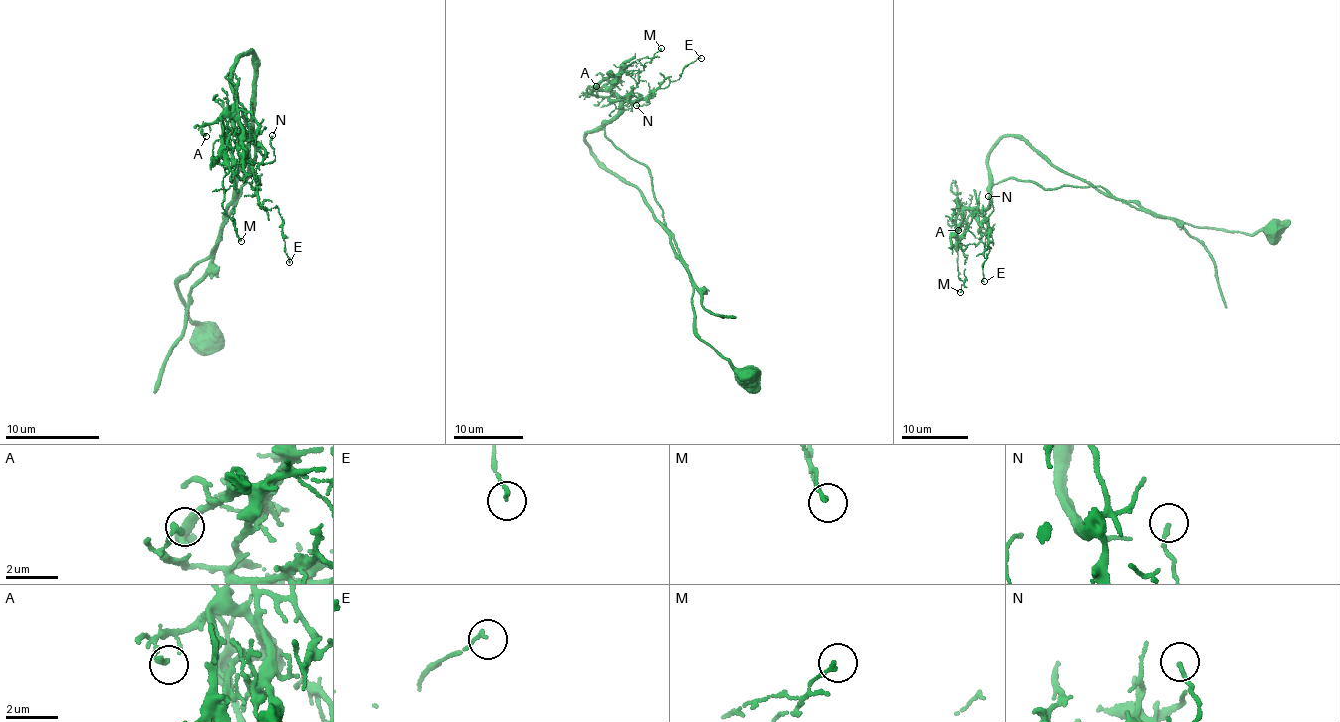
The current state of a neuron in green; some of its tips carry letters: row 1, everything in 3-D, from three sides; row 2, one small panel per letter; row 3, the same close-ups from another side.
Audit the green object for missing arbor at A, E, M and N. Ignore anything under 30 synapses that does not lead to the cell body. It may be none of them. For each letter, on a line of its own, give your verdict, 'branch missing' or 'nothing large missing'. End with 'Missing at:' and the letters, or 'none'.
A: nothing large missing
E: nothing large missing
M: nothing large missing
N: nothing large missing
Missing at: none

